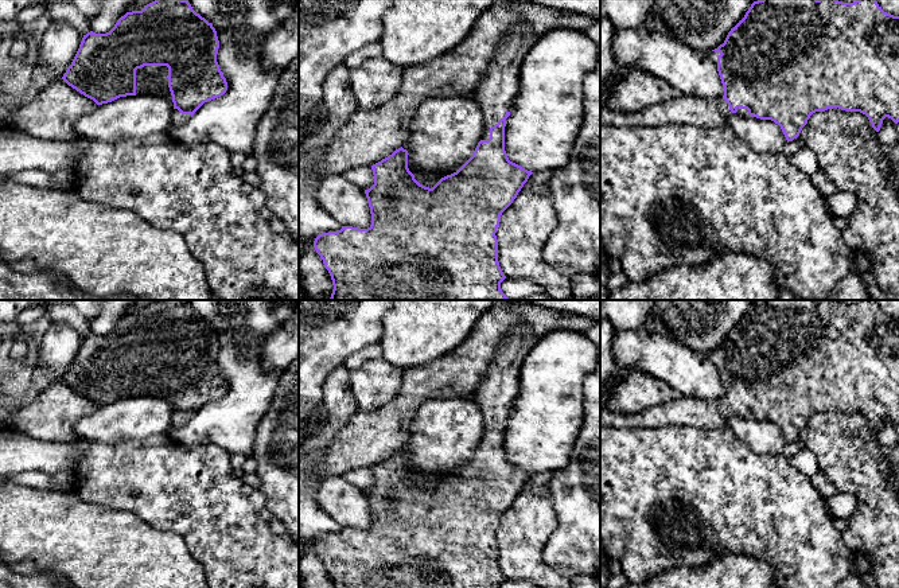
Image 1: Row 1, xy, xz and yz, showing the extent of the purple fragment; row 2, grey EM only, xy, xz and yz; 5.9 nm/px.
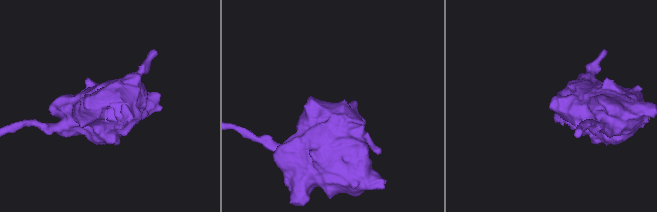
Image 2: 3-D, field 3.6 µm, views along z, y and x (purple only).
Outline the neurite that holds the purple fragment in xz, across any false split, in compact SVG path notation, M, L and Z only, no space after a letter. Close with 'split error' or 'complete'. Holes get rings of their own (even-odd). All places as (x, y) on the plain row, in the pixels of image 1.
M524 324L503 340L491 361L474 398L484 413L484 435L472 457L454 475L441 479L432 490L420 486L408 470L408 452L402 448L371 467L374 486L365 491L371 515L367 530L342 527L338 533L319 536L314 542L334 588L501 588L506 580L498 564L497 530L502 514L513 505L533 475L509 462L505 452L506 420L519 392L519 367L537 342Z; split error

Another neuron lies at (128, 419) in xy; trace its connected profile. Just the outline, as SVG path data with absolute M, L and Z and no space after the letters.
M163 397L120 398L82 417L74 425L74 435L87 441L114 445L167 433L172 413L174 404Z

